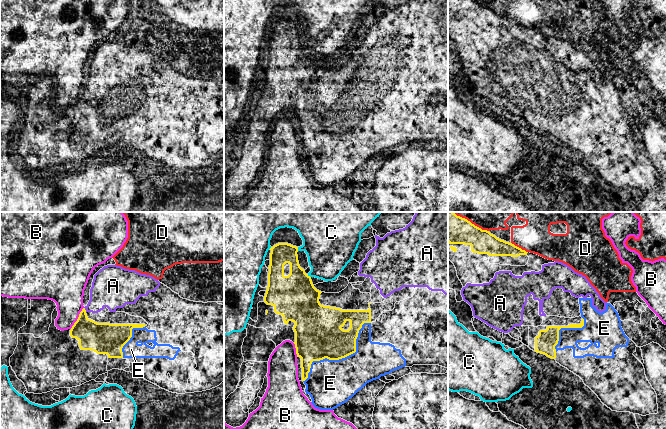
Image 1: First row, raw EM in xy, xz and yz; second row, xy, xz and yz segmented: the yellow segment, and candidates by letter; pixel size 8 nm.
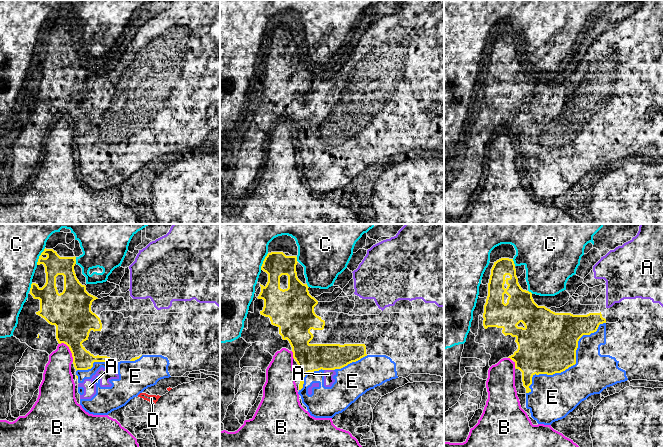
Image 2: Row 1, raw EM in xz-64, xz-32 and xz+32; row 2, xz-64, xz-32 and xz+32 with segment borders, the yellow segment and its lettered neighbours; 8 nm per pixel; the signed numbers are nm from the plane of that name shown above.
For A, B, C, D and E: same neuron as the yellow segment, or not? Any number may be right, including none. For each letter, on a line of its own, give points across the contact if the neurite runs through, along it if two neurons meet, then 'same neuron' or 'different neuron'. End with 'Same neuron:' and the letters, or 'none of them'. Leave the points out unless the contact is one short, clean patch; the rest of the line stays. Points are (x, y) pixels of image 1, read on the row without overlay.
A: border xy (84, 83), (86, 87); different neuron
B: different neuron
C: different neuron
D: different neuron
E: same neuron
Same neuron: E

